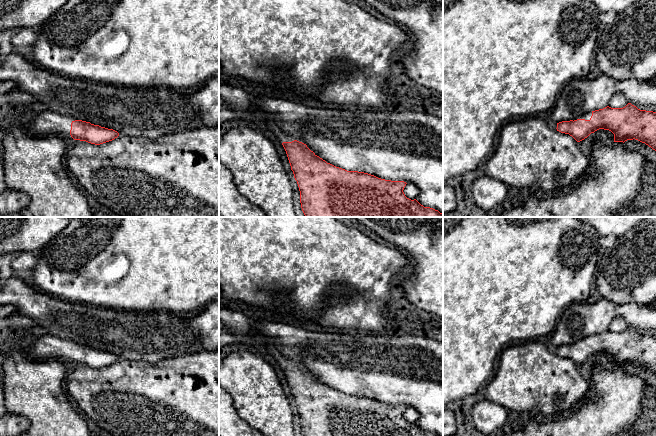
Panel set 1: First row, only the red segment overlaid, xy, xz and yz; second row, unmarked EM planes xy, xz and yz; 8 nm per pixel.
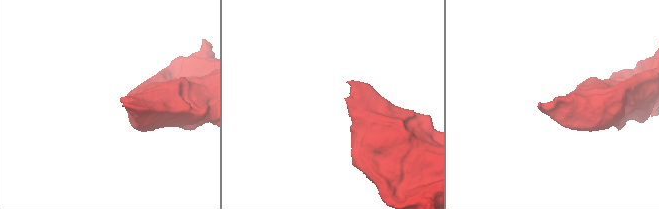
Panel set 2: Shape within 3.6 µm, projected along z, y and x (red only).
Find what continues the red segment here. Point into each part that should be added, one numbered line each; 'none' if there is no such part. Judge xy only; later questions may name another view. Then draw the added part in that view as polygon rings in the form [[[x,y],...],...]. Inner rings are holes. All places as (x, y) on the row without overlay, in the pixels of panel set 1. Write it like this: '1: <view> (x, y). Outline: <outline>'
1: xy (47, 347). Outline: [[[46,334],[38,338],[33,344],[25,348],[25,350],[32,358],[71,361],[71,347],[75,344],[79,343]]]

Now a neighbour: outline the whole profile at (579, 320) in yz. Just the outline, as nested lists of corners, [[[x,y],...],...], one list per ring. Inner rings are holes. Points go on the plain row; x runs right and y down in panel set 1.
[[[599,298],[592,303],[574,303],[562,312],[553,331],[551,343],[556,346],[570,345],[581,339],[603,333],[615,317],[615,304]]]

